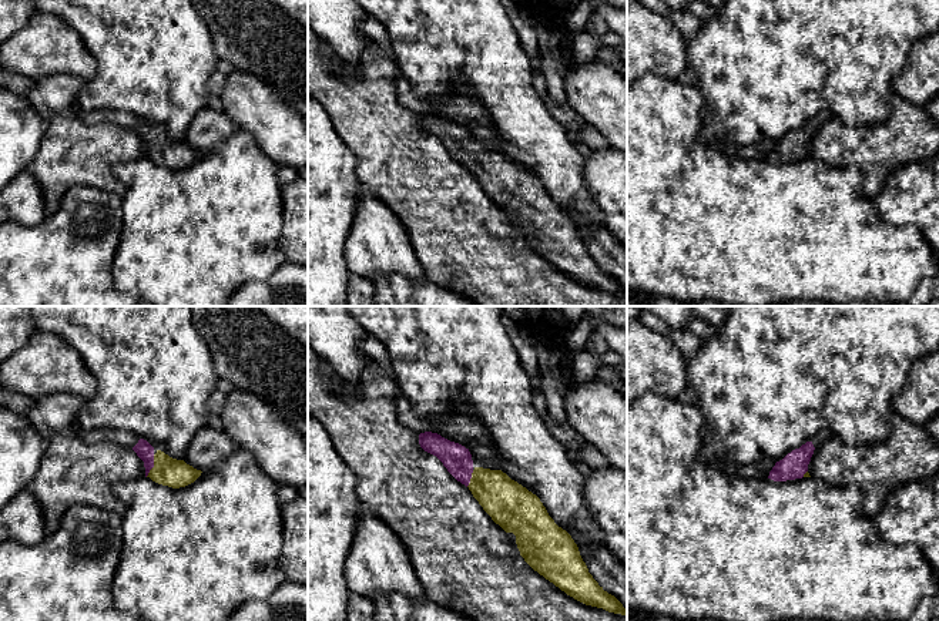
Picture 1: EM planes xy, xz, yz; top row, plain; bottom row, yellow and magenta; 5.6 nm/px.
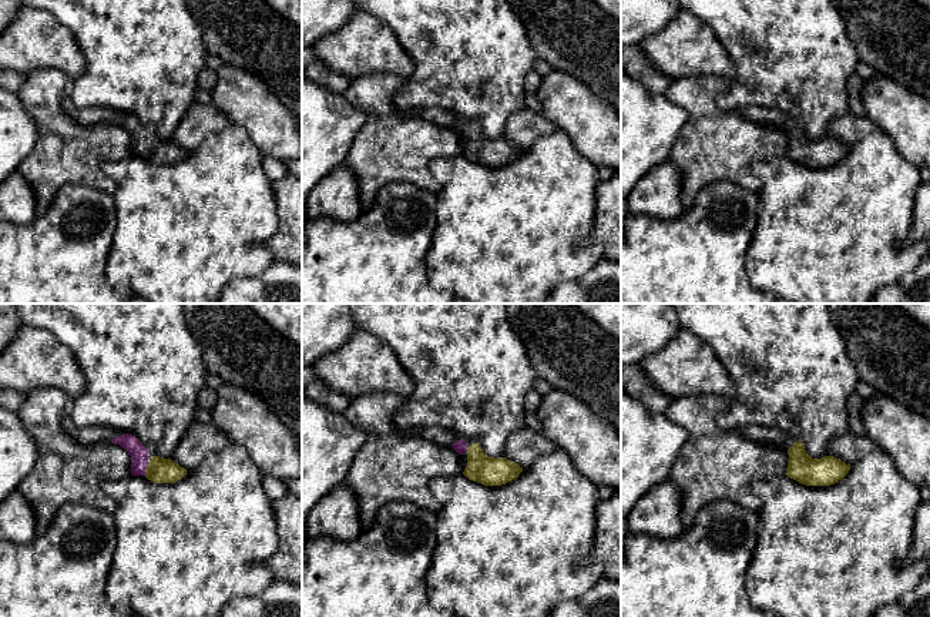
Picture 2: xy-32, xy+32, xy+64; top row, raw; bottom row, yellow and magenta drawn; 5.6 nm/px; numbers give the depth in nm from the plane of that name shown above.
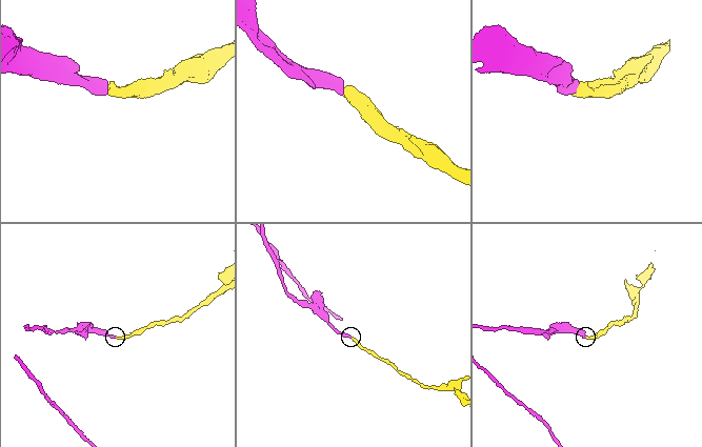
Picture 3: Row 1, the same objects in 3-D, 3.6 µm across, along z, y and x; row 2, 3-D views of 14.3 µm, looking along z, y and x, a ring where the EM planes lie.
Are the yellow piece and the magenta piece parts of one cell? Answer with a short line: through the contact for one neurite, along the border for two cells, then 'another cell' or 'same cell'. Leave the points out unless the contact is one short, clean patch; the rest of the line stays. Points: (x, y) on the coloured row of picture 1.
line xy (170, 472), (154, 466), (144, 450); same cell

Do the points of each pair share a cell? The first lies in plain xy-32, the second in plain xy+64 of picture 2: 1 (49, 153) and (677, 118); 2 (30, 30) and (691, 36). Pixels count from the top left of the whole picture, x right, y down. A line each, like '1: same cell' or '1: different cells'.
1: different cells
2: same cell

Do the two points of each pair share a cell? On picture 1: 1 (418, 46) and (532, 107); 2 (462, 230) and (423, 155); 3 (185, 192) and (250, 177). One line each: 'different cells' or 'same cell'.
1: same cell
2: same cell
3: same cell

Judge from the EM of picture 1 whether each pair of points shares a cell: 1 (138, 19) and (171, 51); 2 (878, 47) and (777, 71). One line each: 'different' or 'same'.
1: same
2: same

